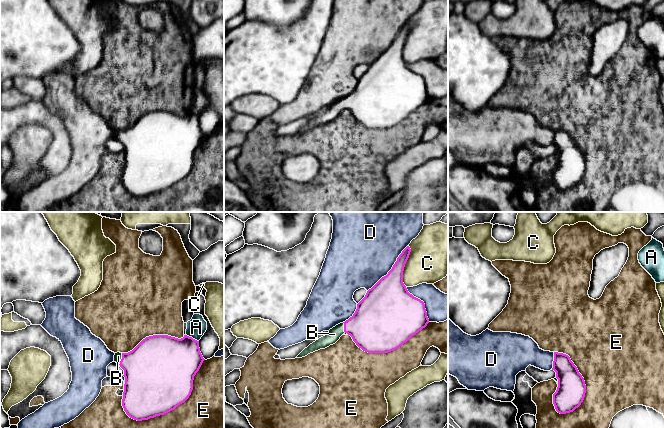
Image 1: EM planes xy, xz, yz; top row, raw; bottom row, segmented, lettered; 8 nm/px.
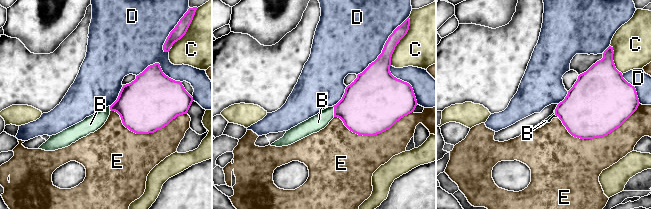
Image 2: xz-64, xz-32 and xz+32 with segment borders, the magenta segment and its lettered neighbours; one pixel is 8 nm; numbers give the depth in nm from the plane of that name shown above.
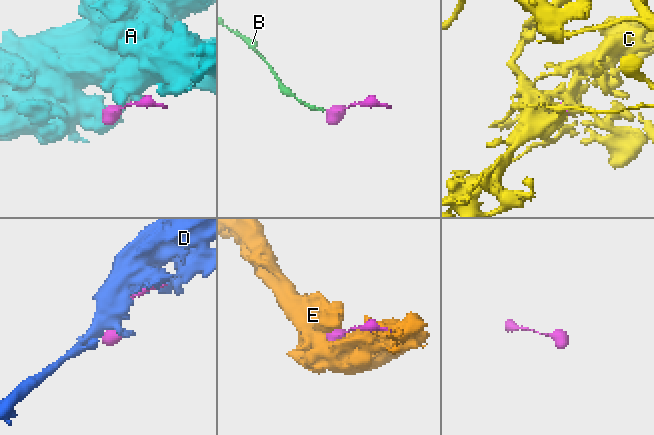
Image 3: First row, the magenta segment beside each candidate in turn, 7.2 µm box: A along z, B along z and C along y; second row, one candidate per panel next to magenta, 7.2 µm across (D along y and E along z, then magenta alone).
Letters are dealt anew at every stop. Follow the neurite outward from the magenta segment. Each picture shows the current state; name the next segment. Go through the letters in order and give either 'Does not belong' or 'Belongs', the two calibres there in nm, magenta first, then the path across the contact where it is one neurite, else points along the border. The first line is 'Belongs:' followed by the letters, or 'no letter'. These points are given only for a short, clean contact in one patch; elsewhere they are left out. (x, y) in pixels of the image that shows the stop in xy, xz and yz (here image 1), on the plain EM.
Belongs: B
A: Does not belong. Thickness 400 nm (magenta) against 160 nm. Boundary: xy (186, 110), (198, 117)
B: Belongs. Thickness 440 nm (magenta) against 60 nm. Path across: xy (150, 146), (121, 135), (118, 132)
C: Does not belong. Thickness 280 nm (magenta) against 380 nm
D: Does not belong. Thickness 340 nm (magenta) against 480 nm
E: Does not belong. Thickness 500 nm (magenta) against 340 nm

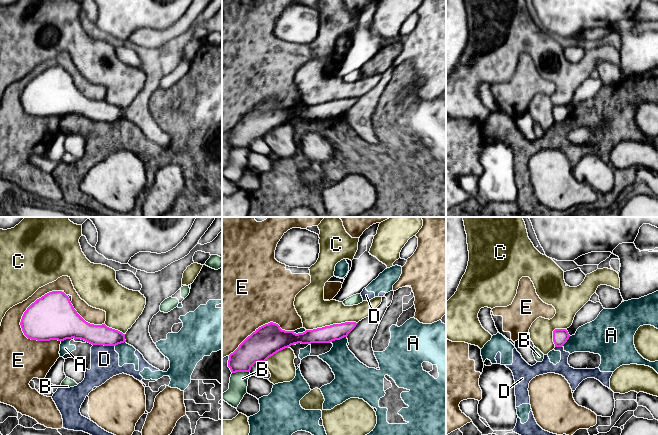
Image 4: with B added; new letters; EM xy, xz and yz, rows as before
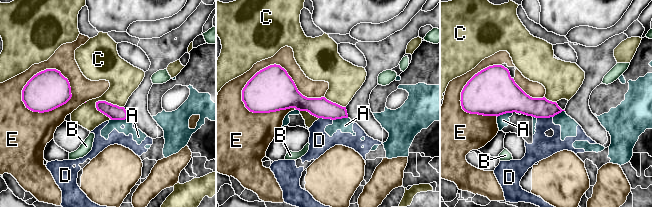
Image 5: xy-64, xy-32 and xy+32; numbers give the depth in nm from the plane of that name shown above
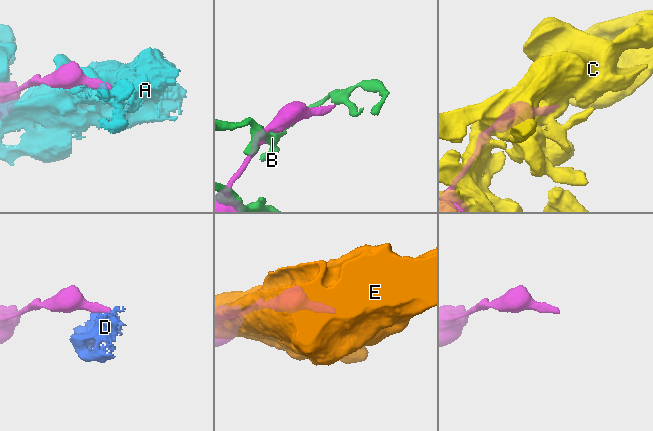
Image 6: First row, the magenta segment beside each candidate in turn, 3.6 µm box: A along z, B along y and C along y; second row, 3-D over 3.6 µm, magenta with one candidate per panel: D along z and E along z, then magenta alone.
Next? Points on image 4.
Belongs: no letter
A: Does not belong. Thickness 360 nm (magenta) against 100 nm
B: Does not belong. Thickness 240 nm (magenta) against 150 nm
C: Does not belong. Thickness 140 nm (magenta) against 240 nm
D: Does not belong. Thickness 170 nm (magenta) against 220 nm. Boundary: xy (93, 120), (114, 122)
E: Does not belong. Thickness 360 nm (magenta) against 180 nm

